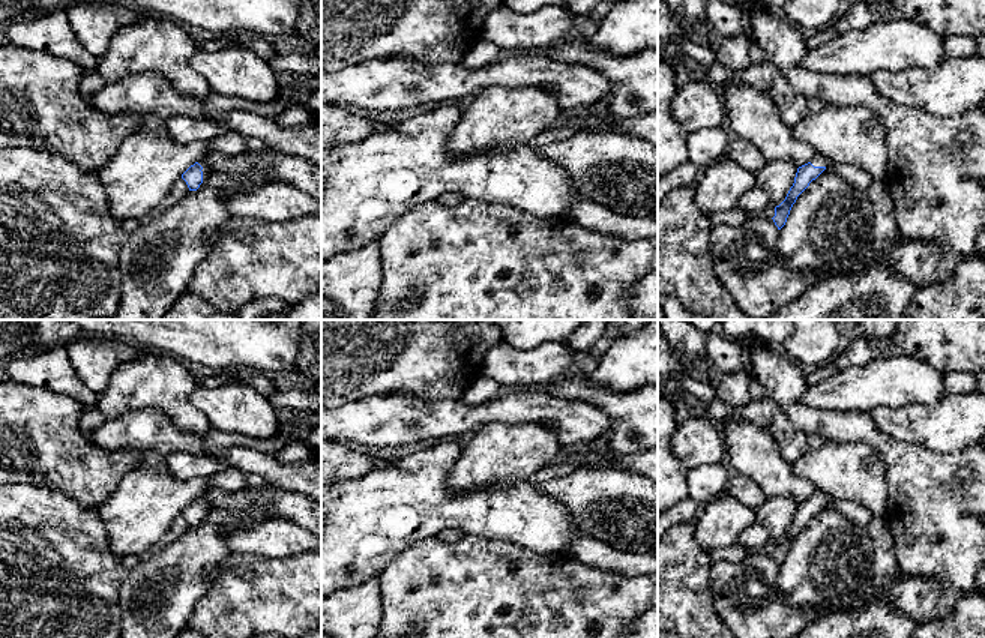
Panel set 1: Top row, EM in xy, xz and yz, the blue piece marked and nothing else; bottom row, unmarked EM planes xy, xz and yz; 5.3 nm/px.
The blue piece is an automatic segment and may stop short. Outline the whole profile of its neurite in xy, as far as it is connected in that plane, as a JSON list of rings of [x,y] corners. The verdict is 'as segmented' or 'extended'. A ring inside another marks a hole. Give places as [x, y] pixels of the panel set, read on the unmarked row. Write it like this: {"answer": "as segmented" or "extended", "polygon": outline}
{"answer": "extended", "polygon": [[[228,467],[210,476],[207,483],[207,489],[182,510],[182,515],[186,518],[189,527],[197,527],[203,519],[206,498],[212,489],[240,491],[246,486],[246,474],[237,468]]]}

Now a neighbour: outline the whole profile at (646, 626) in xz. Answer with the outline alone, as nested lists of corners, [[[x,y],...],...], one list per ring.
[[[658,606],[644,611],[631,624],[626,638],[658,638]]]

